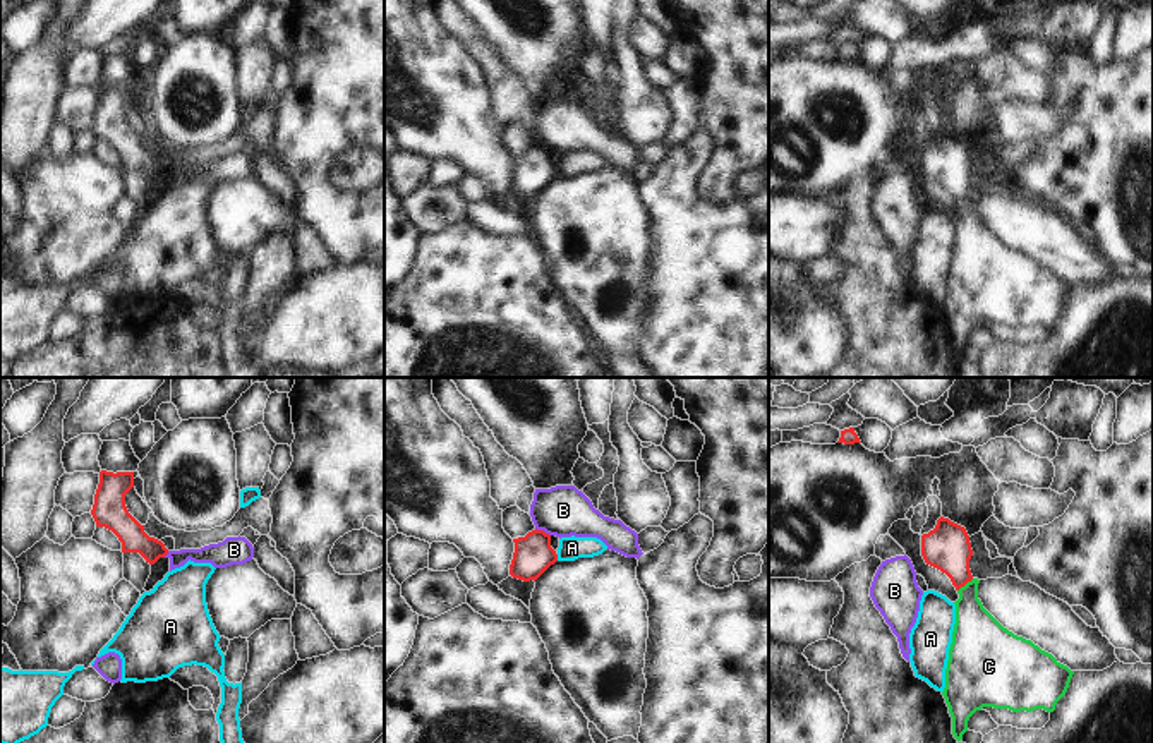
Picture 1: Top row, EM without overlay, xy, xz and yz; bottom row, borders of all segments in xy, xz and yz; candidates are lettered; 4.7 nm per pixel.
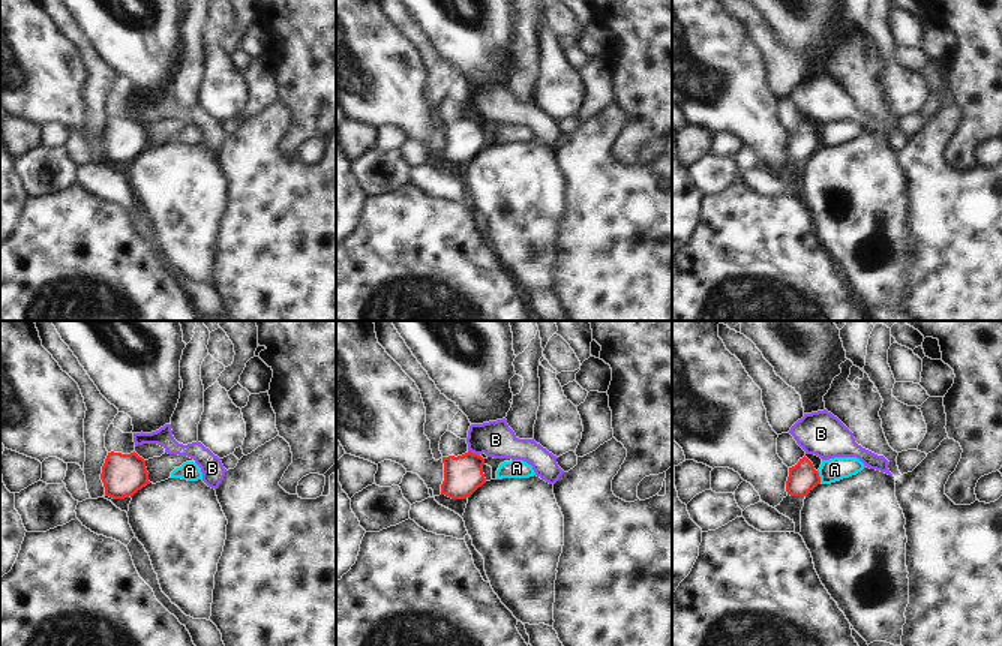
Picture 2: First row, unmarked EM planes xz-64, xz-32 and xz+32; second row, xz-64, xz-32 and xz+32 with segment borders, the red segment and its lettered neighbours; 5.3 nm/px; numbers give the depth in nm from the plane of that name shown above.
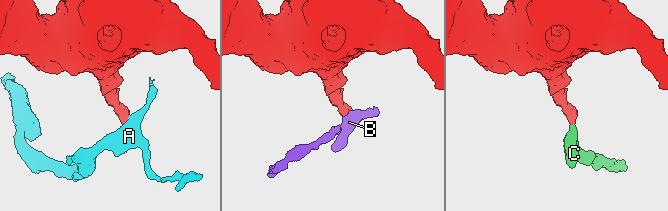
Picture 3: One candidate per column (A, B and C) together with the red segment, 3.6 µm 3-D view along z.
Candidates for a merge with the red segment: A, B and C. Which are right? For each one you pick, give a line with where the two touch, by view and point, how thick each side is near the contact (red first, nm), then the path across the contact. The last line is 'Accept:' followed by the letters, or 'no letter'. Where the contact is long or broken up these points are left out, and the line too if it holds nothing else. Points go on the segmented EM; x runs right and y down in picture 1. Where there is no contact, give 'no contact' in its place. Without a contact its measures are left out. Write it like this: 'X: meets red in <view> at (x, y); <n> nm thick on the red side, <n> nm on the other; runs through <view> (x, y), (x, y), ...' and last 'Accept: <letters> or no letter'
C: meets red in yz at (965, 584); 220 nm thick on the red side, 220 nm on the other; runs through yz (947, 548), (965, 584), (977, 635)
Accept: C

